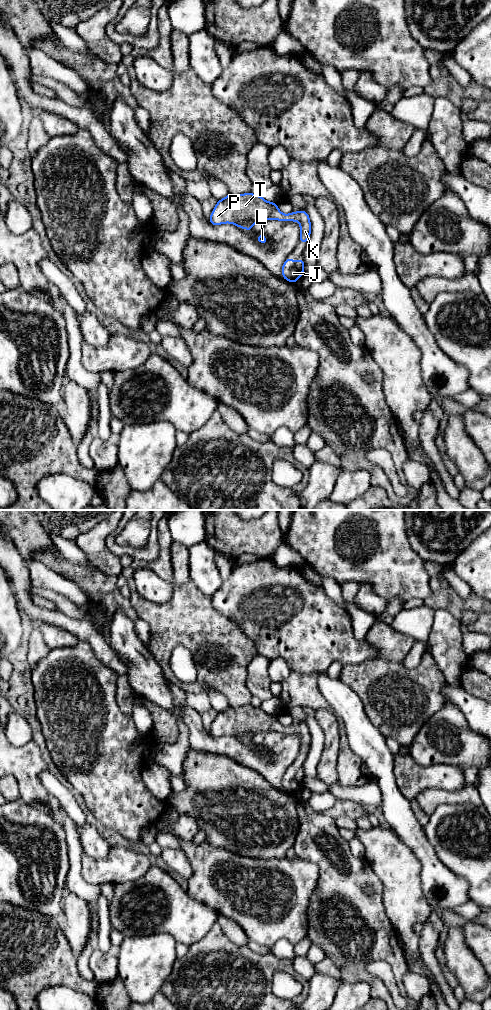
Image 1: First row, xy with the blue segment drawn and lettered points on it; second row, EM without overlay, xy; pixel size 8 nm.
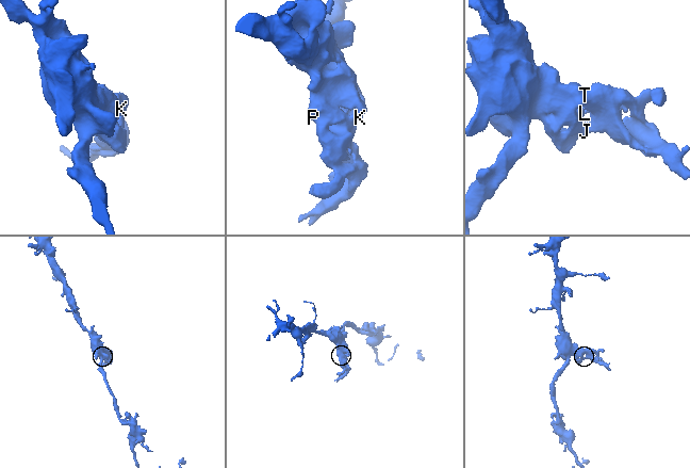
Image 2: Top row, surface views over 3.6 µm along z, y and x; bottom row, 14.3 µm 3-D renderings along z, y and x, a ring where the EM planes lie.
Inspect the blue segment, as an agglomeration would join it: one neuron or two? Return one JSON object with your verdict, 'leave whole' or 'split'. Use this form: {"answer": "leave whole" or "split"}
{"answer": "leave whole"}

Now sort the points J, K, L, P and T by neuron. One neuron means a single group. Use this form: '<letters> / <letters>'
J K L P T

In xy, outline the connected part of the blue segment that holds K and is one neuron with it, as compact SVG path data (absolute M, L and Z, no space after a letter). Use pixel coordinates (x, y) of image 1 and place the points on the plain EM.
M251 704L241 707L228 706L225 710L218 712L209 729L210 735L214 738L232 735L249 743L256 734L270 731L299 734L299 754L308 754L311 734L306 723L293 723L285 727L278 721L276 715L265 713L261 707L253 707Z

